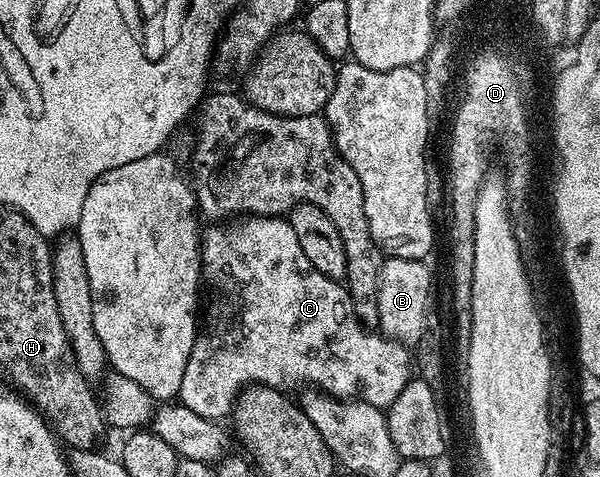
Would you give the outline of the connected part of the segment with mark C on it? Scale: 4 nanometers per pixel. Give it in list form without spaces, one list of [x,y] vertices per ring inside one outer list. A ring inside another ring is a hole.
[[[251,214],[238,217],[229,227],[213,226],[204,231],[201,236],[201,265],[203,267],[203,282],[207,287],[207,298],[209,294],[209,311],[204,311],[203,325],[200,327],[195,344],[191,348],[191,356],[187,360],[187,368],[183,368],[183,384],[179,395],[180,405],[191,408],[191,412],[199,412],[199,416],[221,420],[232,411],[233,404],[237,400],[239,391],[251,385],[276,386],[278,388],[290,388],[297,386],[300,382],[309,382],[314,387],[320,388],[324,393],[333,395],[334,398],[352,399],[354,395],[360,401],[388,408],[395,396],[403,392],[403,388],[411,377],[411,354],[400,342],[394,342],[392,338],[386,338],[377,330],[366,330],[357,318],[353,307],[353,301],[348,289],[340,281],[323,276],[307,255],[303,253],[303,247],[299,239],[295,237],[295,228],[291,228],[288,220],[281,216],[270,216],[268,214]]]

